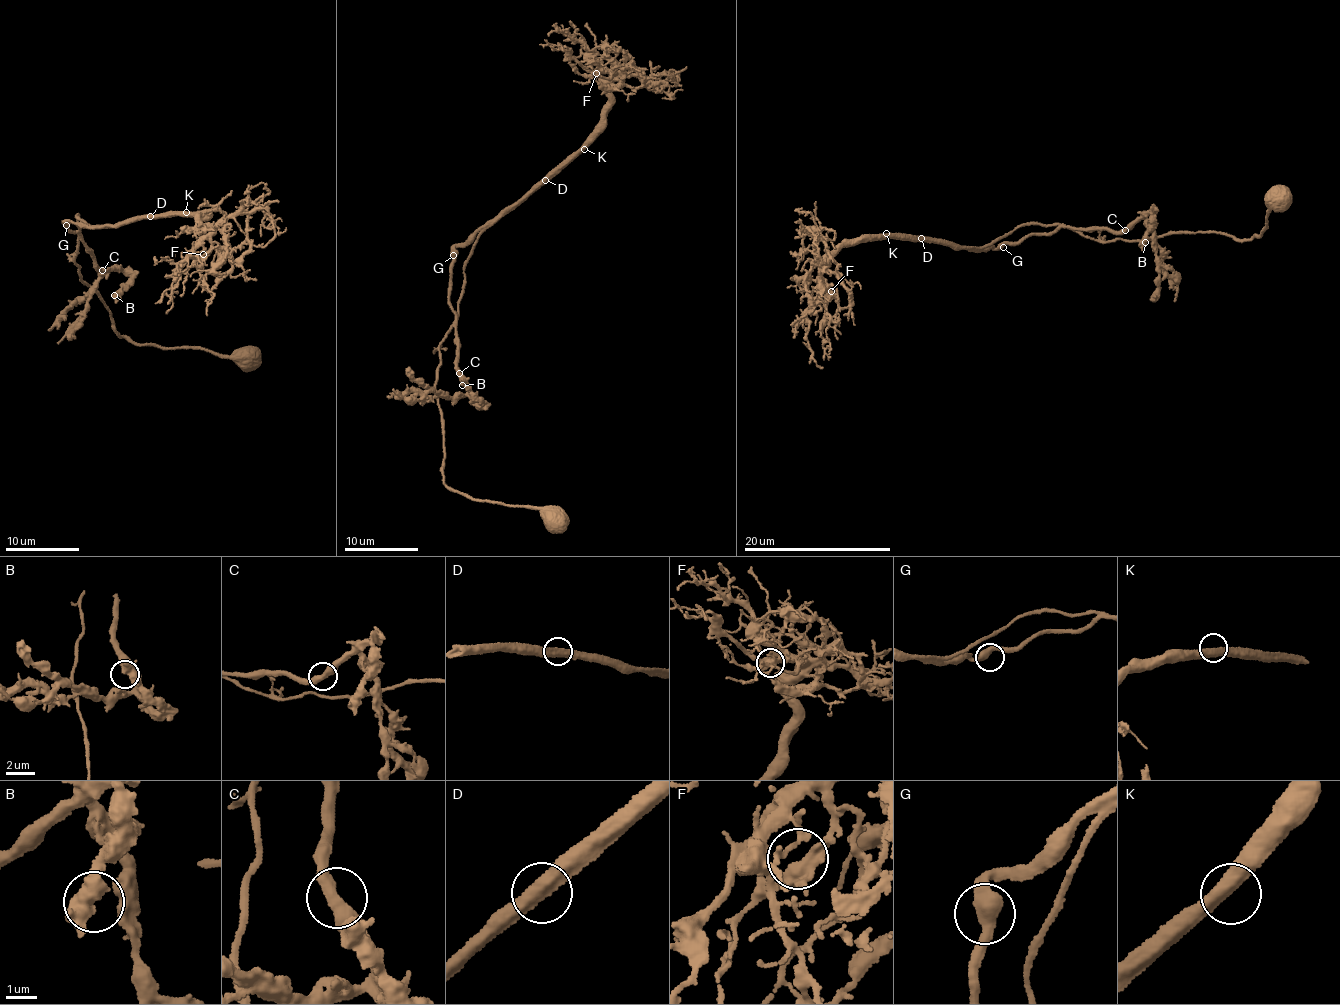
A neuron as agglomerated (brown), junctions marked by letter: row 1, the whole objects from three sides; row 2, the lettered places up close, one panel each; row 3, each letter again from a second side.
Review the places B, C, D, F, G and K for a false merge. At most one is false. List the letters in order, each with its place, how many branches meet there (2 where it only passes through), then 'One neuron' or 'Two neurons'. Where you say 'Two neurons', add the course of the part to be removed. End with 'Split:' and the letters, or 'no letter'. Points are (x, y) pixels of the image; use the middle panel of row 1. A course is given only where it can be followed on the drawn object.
B: Place: (462, 385). Branches: 2. One neuron
C: Place: (459, 373). Branches: 2. One neuron
D: Place: (545, 180). Branches: 2. One neuron
F: Place: (596, 73). Branches: 3. One neuron
G: Place: (453, 255). Branches: 2. One neuron
K: Place: (584, 149). Branches: 2. One neuron
Split: no letter

